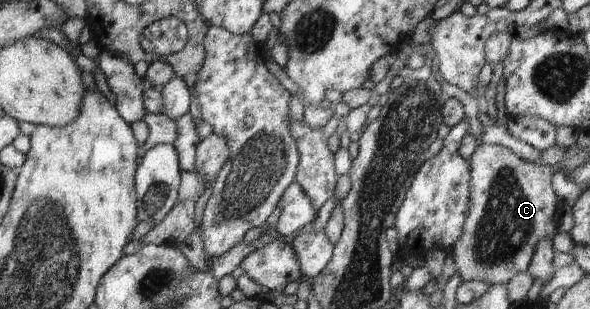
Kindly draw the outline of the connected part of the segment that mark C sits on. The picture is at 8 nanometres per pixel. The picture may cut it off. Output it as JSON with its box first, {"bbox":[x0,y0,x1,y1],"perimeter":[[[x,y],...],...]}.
{"bbox":[450,143,565,285],"perimeter":[[[483,143],[470,158],[470,207],[461,236],[450,249],[463,281],[483,281],[488,285],[507,284],[515,275],[528,270],[536,244],[558,233],[558,220],[565,203],[555,194],[551,177],[555,170],[521,160],[508,148]]]}

